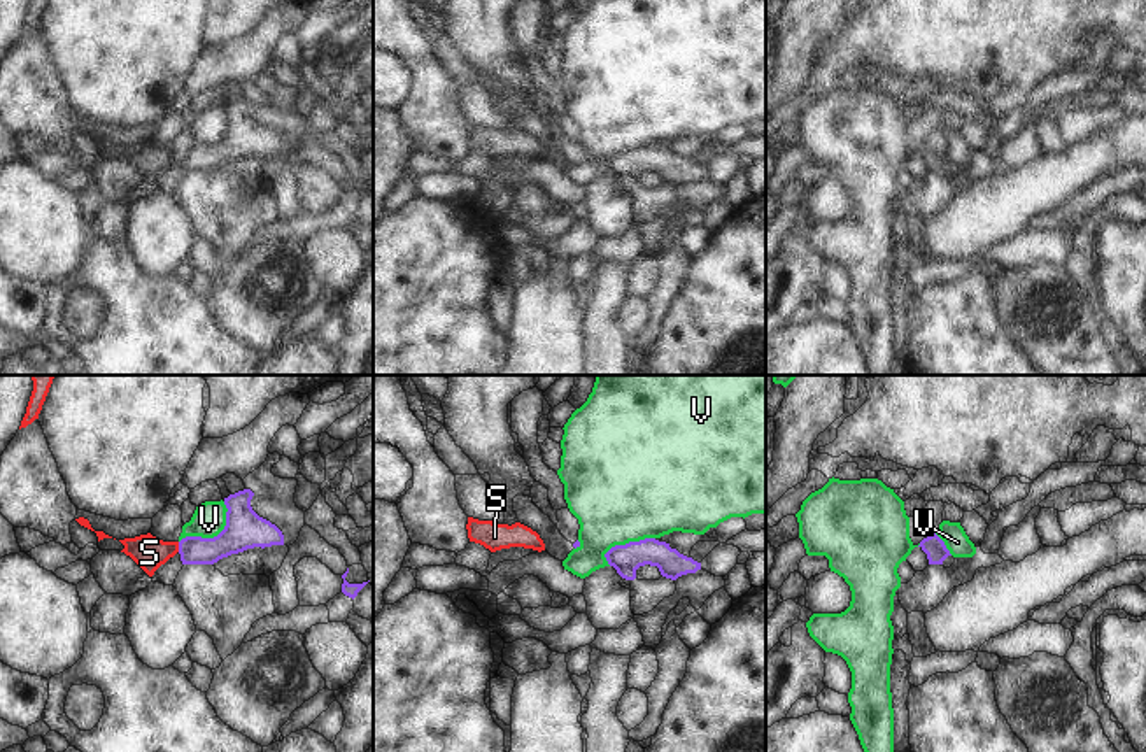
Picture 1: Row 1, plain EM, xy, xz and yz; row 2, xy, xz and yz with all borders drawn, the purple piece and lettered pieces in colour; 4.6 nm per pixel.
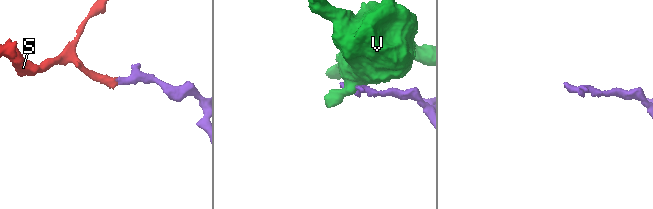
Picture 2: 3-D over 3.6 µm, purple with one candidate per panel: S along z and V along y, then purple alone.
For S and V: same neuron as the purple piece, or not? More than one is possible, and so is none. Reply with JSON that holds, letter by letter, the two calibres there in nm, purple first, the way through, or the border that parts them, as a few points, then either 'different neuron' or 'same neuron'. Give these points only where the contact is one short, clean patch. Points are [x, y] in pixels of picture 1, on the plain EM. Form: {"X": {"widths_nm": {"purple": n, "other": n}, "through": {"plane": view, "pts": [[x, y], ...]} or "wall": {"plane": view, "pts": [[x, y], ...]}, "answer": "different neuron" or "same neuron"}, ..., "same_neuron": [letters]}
{"S": {"widths_nm": {"purple": 130, "other": 160}, "through": {"plane": "xy", "pts": [[232, 148], [218, 155], [179, 155], [149, 160]]}, "answer": "same neuron"}, "V": {"widths_nm": {"purple": 180, "other": 160}, "wall": {"plane": "xy", "pts": [[225, 109], [225, 134], [216, 142], [184, 144], [179, 149]]}, "answer": "different neuron"}, "same_neuron": ["S"]}

